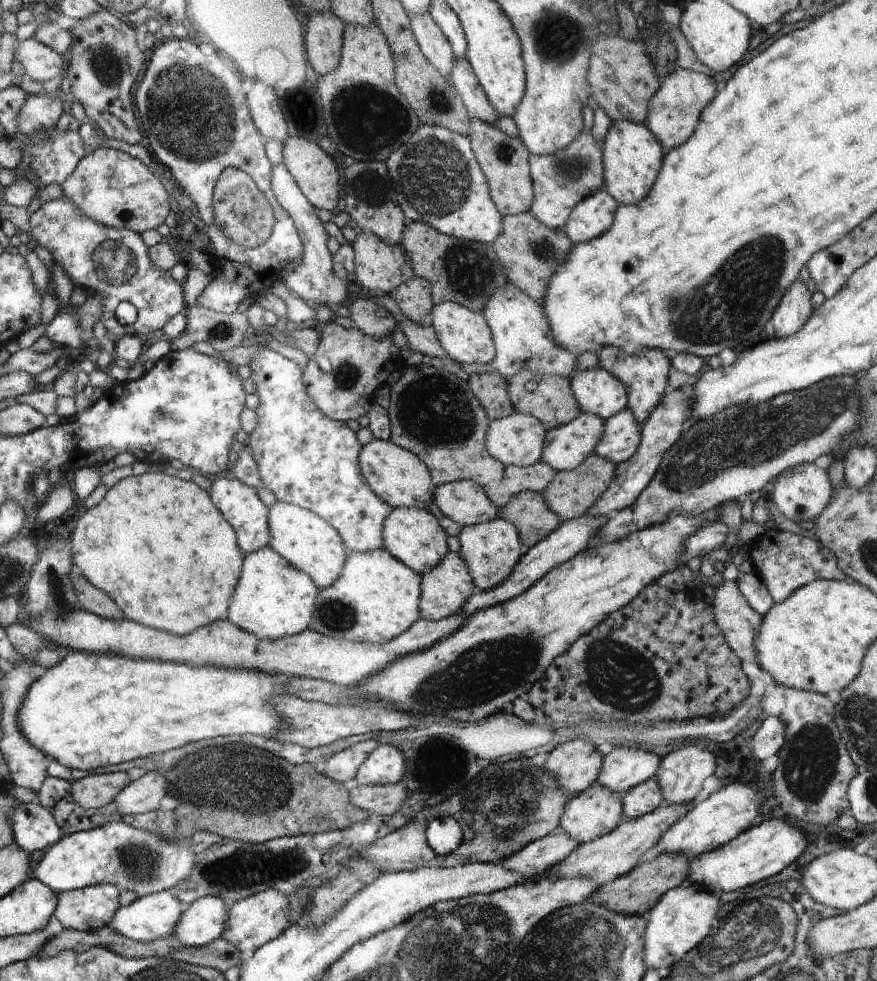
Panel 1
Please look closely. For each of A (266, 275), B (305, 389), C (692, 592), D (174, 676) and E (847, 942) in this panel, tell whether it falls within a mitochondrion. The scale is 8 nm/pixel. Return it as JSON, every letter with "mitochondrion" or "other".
{"A":"other","B":"other","C":"other","D":"other","E":"other"}

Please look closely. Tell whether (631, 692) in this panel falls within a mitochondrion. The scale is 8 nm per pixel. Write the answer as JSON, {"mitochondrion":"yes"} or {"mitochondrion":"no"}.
{"mitochondrion":"yes"}

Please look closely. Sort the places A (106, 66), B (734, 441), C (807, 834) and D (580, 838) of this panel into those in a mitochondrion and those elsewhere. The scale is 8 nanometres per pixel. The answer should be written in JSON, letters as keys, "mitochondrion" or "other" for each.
{"A":"mitochondrion","B":"mitochondrion","C":"other","D":"other"}

